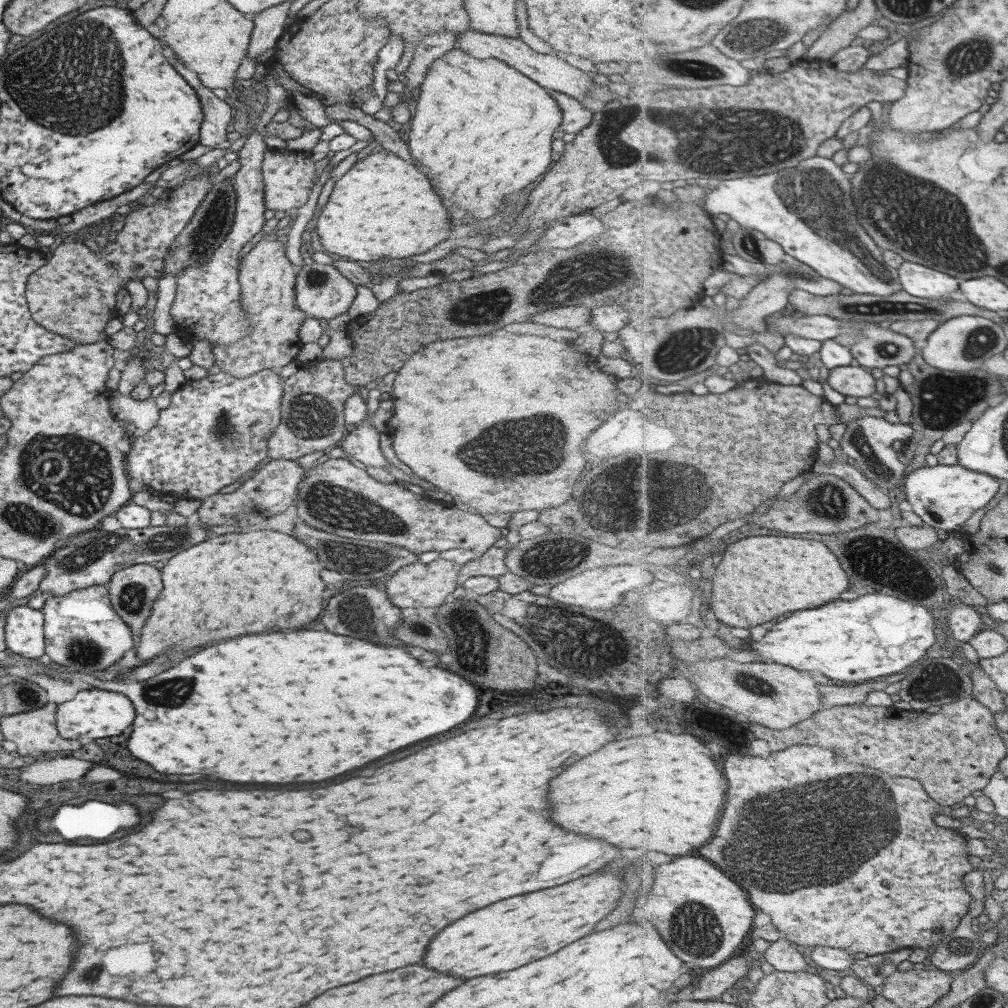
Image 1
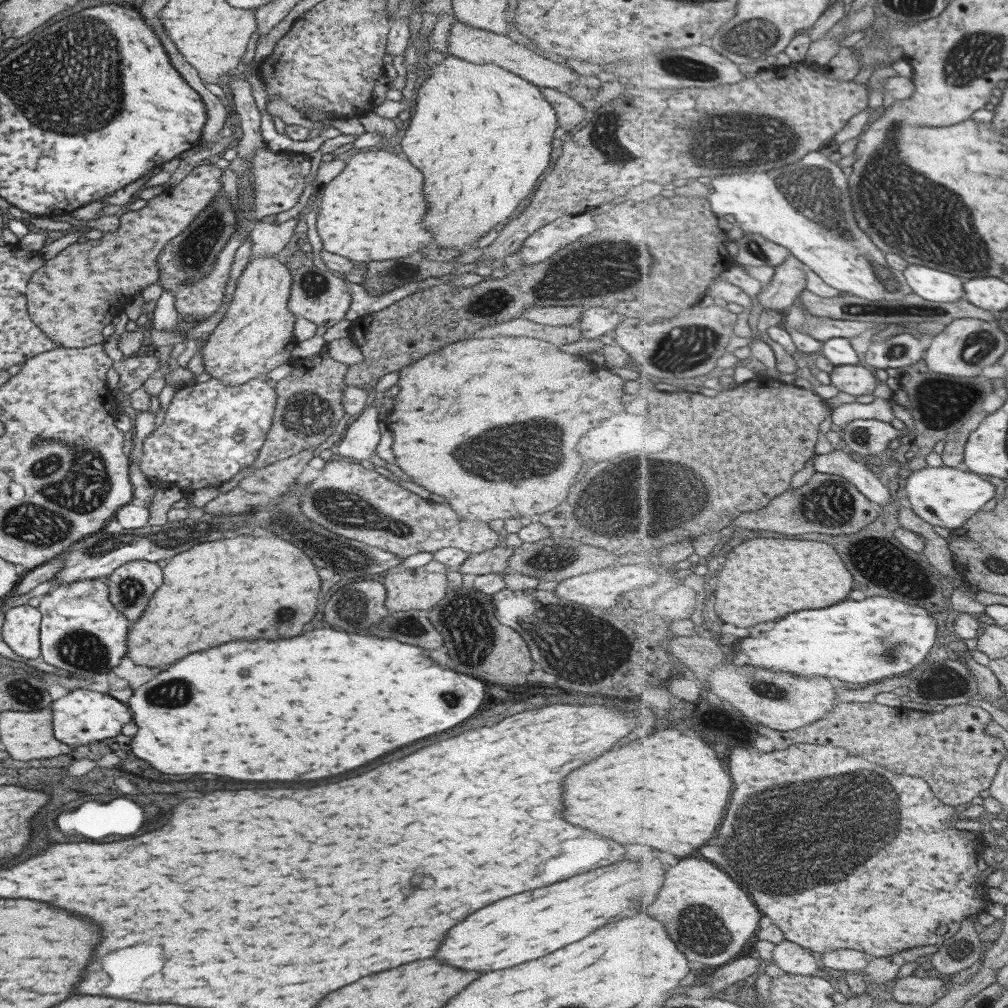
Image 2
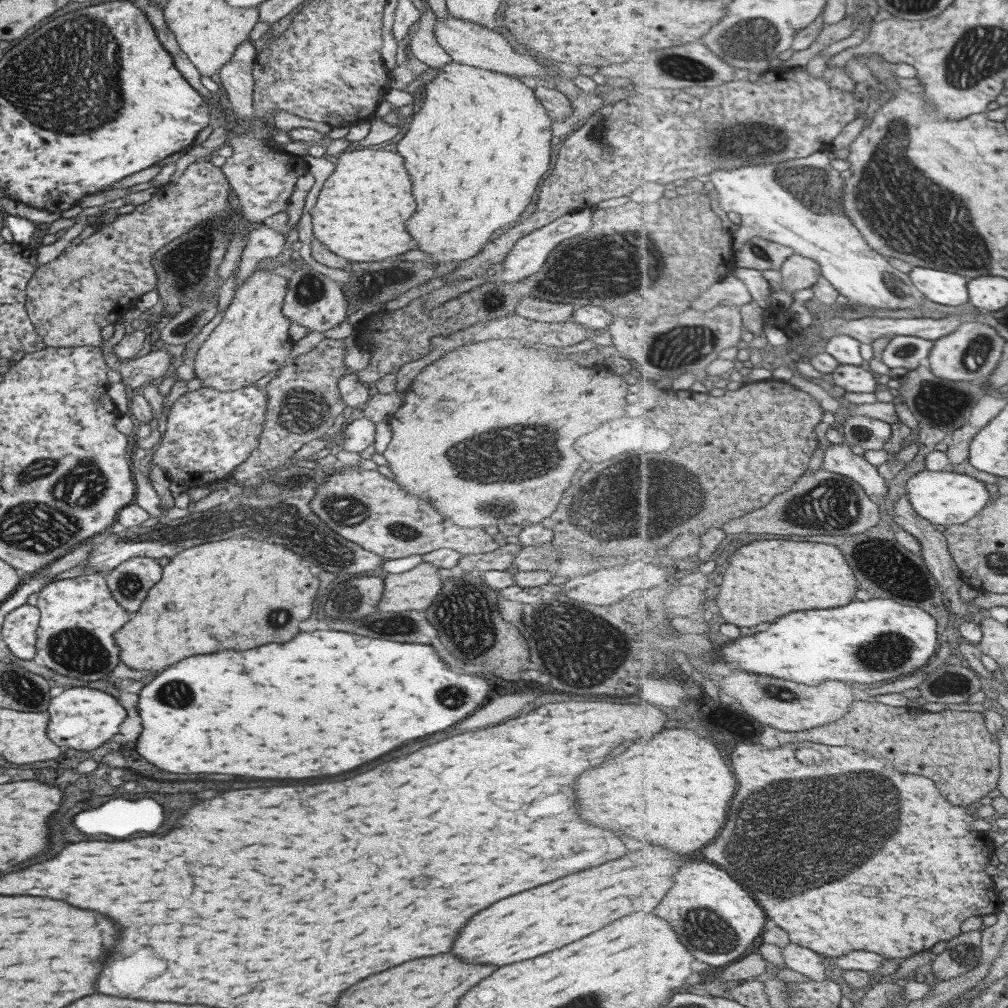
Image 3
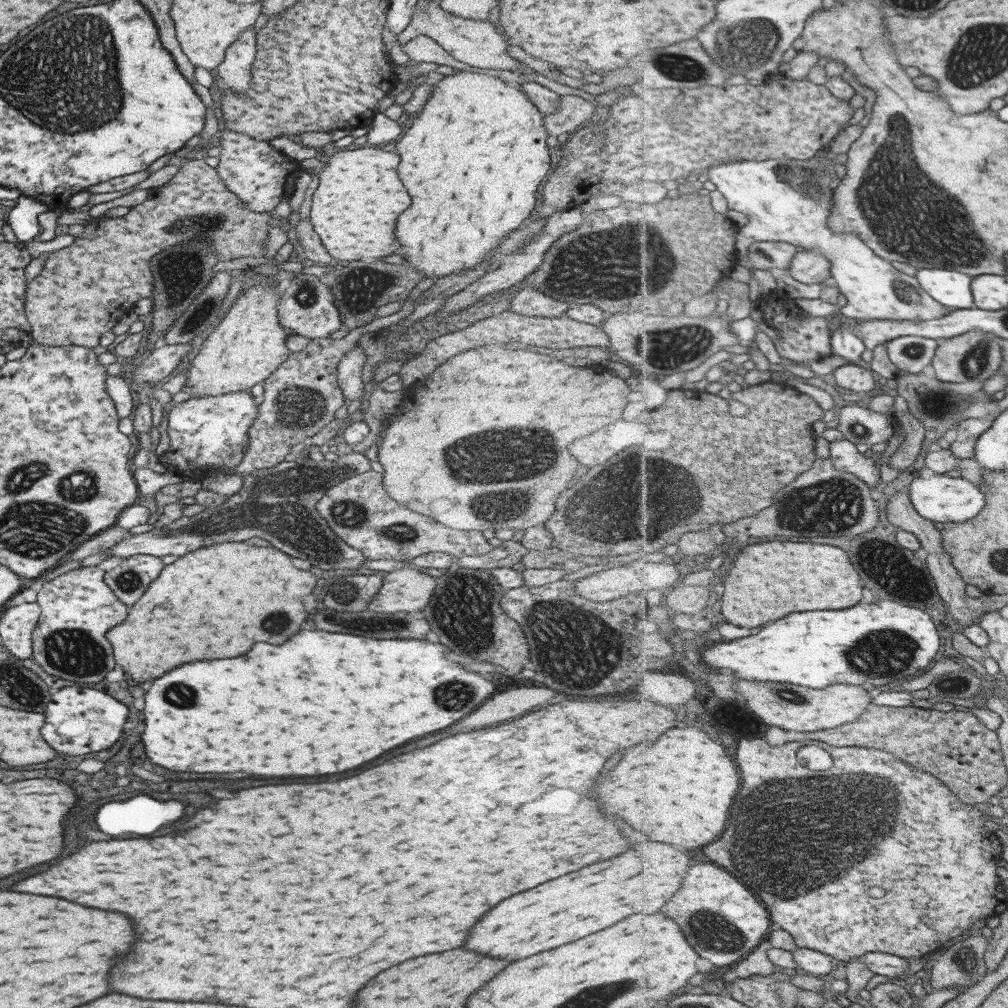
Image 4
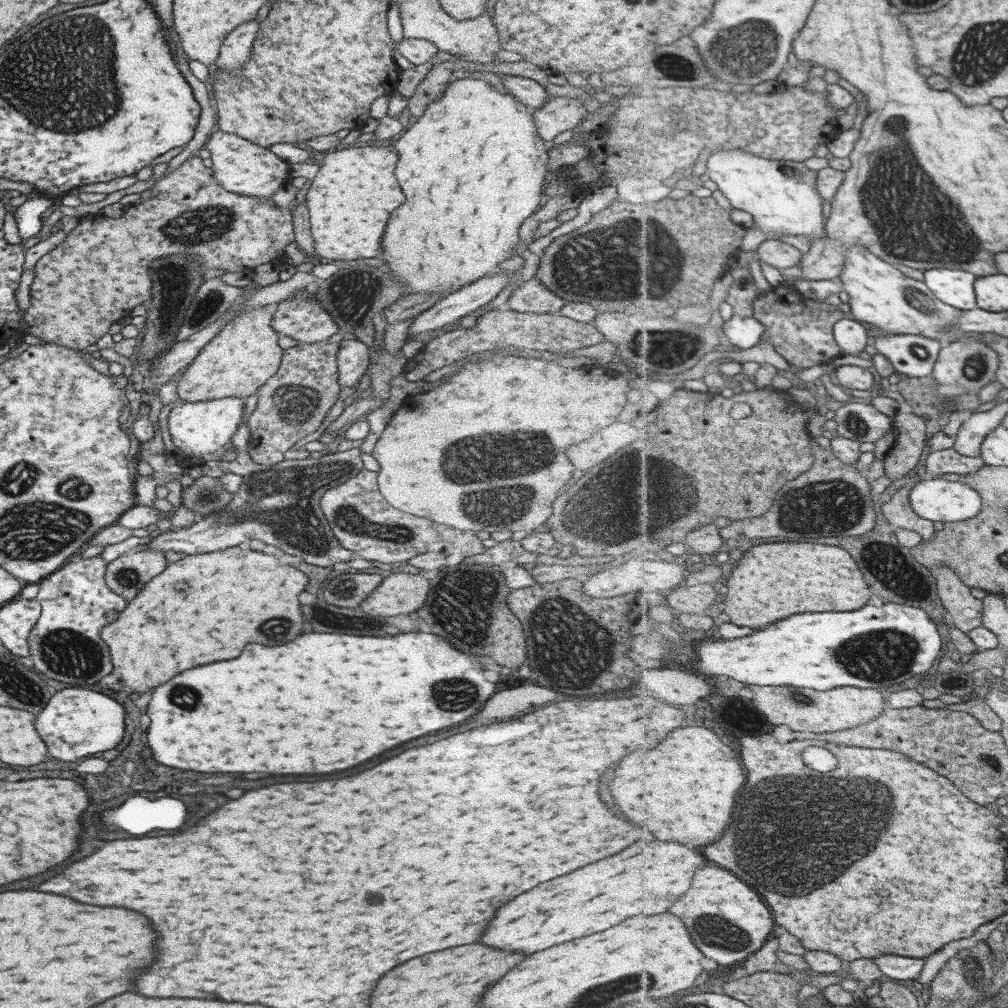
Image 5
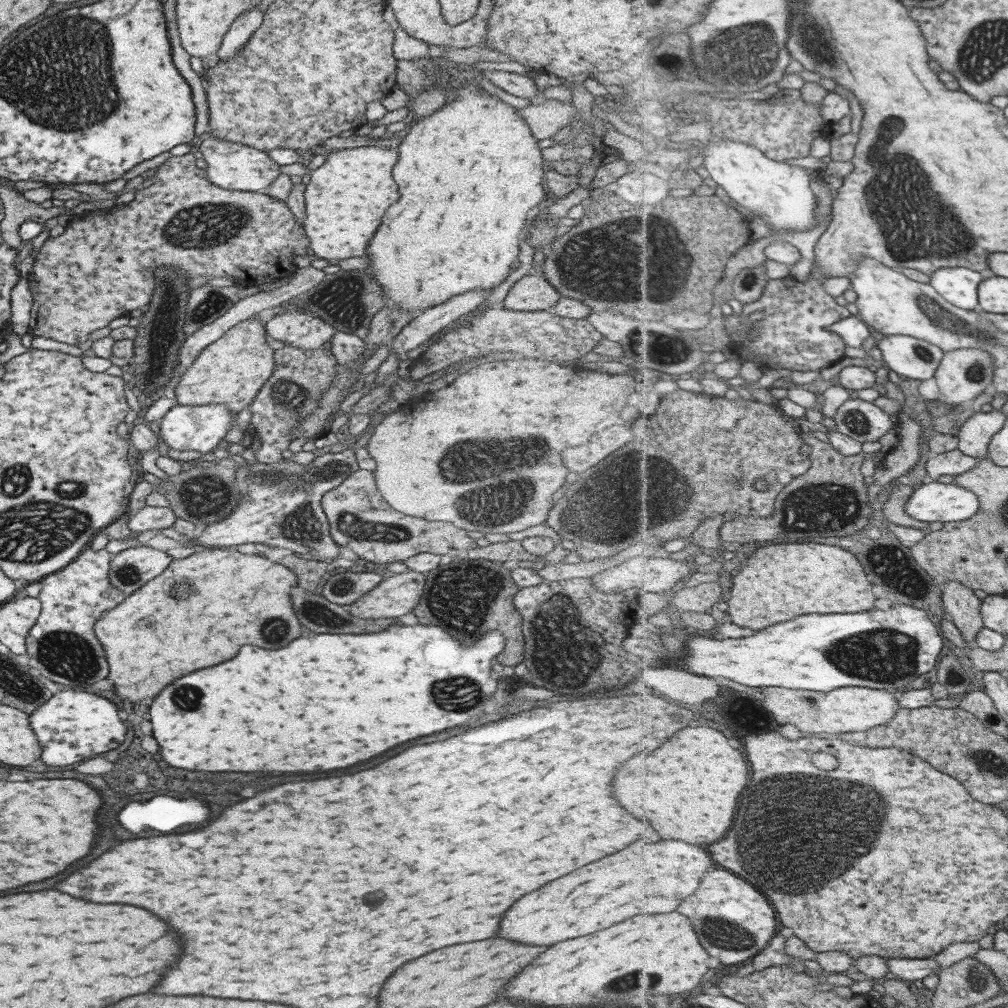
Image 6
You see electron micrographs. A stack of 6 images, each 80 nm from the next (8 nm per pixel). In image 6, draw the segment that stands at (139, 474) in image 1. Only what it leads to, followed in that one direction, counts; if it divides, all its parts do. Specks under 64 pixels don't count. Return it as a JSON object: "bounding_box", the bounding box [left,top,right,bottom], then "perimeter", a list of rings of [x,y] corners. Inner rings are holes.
{"bounding_box":[158,404,234,454],"perimeter":[[[207,404],[201,406],[171,407],[158,421],[159,438],[173,450],[191,450],[205,454],[216,444],[223,441],[225,433],[229,431],[234,418],[225,408],[224,404]]]}

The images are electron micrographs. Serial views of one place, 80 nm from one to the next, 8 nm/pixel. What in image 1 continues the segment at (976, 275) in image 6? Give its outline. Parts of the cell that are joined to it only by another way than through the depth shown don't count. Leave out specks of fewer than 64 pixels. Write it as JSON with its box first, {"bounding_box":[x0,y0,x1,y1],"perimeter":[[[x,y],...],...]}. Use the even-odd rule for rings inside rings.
{"bounding_box":[896,261,961,299],"perimeter":[[[904,261],[896,270],[900,281],[903,282],[904,290],[909,294],[929,299],[949,299],[953,296],[955,290],[960,290],[961,280],[949,276],[949,274],[940,270],[933,270],[925,265],[917,264],[916,262]]]}

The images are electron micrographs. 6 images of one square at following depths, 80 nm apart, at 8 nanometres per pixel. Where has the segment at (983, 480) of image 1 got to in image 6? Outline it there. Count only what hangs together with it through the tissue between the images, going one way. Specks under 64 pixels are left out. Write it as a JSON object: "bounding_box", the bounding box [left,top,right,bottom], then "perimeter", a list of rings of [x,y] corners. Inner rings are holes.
{"bounding_box":[907,480,981,524],"perimeter":[[[933,480],[931,483],[921,484],[914,490],[907,503],[907,515],[921,523],[940,522],[943,524],[960,524],[969,518],[974,518],[981,509],[978,494],[967,490],[958,483],[943,484]]]}

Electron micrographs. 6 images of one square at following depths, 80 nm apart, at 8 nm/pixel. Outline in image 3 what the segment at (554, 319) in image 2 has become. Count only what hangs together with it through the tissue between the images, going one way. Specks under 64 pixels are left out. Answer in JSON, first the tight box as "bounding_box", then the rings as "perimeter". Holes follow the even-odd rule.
{"bounding_box":[514,296,573,323],"perimeter":[[[523,296],[517,302],[514,312],[529,320],[554,323],[571,320],[573,309],[572,304],[549,302],[545,299]]]}

